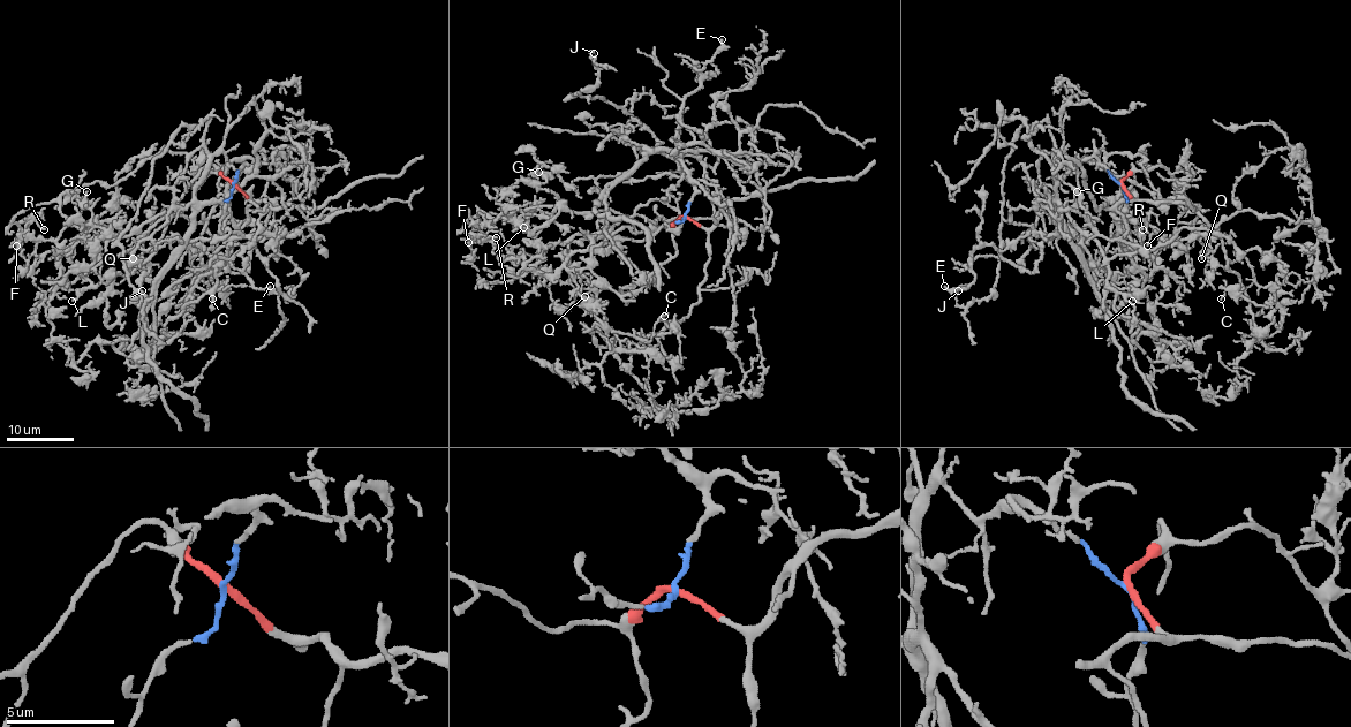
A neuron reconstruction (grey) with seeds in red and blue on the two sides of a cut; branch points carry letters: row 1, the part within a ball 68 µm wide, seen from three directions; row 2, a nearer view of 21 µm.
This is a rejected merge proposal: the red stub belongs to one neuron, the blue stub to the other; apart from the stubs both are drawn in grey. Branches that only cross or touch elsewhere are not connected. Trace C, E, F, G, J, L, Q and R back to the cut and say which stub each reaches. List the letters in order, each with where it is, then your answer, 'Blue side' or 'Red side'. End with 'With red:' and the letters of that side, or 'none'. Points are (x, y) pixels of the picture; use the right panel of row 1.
C: Place: (1221, 298). Red side
E: Place: (944, 286). Blue side
F: Place: (1147, 245). Red side
G: Place: (1077, 191). Red side
J: Place: (958, 290). Blue side
L: Place: (1132, 301). Red side
Q: Place: (1201, 258). Red side
R: Place: (1142, 229). Red side
With red: C, F, G, L, Q, R

